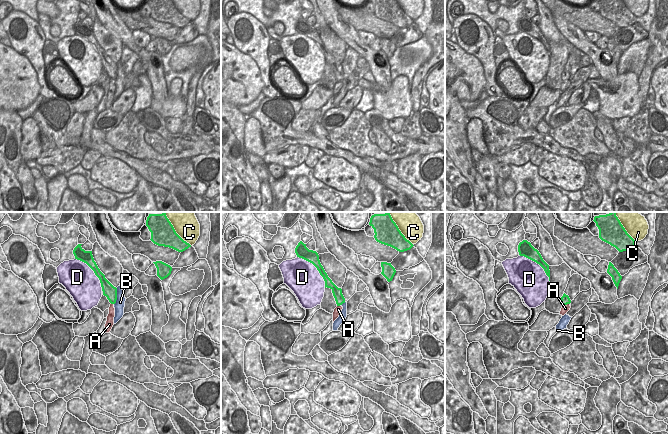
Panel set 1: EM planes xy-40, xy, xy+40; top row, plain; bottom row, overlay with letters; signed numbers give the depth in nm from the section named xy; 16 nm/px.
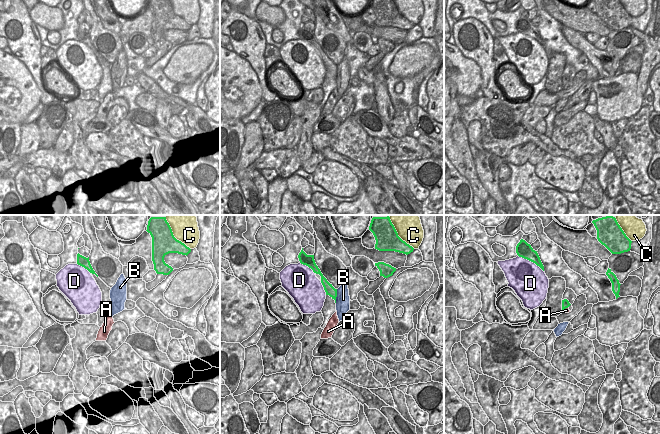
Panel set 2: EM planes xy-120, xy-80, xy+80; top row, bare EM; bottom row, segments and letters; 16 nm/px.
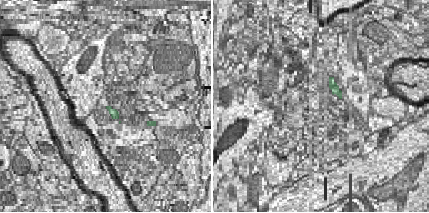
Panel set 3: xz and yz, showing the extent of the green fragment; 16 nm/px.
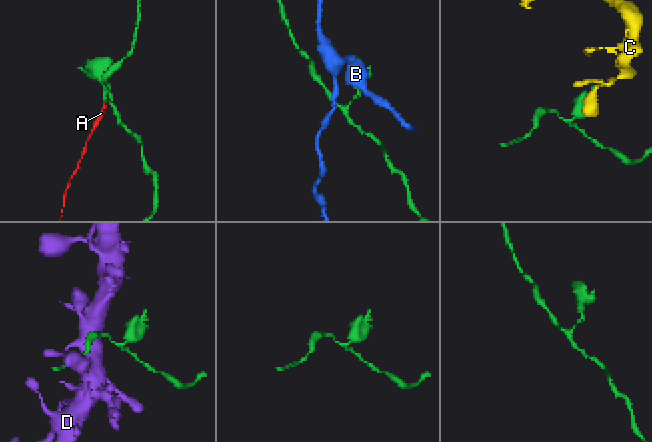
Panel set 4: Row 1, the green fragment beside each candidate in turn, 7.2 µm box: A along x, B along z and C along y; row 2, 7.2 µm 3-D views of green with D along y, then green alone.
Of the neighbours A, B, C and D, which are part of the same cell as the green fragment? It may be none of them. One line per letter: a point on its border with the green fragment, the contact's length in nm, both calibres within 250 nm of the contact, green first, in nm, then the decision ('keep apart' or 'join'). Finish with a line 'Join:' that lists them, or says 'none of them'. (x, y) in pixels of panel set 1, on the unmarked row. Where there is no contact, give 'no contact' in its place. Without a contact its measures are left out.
A: xy+40 (566, 80) | 120 nm | 140/120 nm | keep apart
B: xy-40 (116, 72) | 280 nm | 200/160 nm | keep apart
C: xy-40 (179, 12) | 480 nm | 360/300 nm | keep apart
D: xy (316, 43) | 700 nm | 200/480 nm | keep apart
Join: none of them

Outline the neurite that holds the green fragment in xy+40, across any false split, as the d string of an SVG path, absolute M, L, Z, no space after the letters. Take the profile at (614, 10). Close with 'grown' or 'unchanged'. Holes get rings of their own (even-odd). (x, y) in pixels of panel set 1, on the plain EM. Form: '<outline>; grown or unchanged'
M596 0L599 14L615 23L619 28L628 27L635 22L635 16L627 9L622 0Z; unchanged

